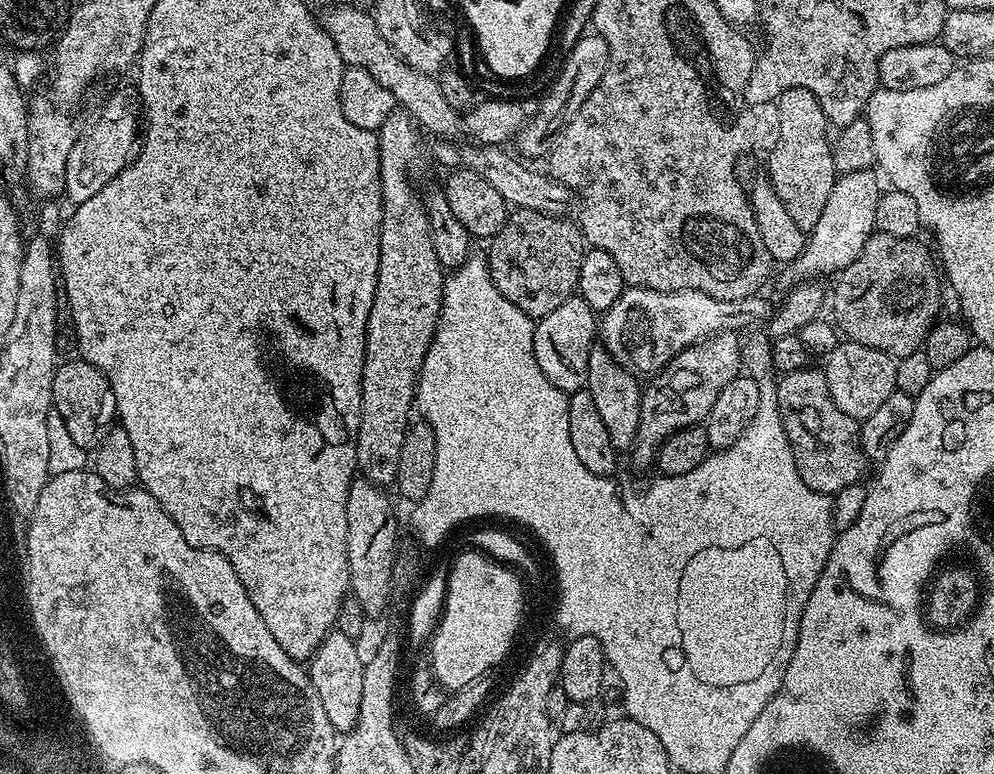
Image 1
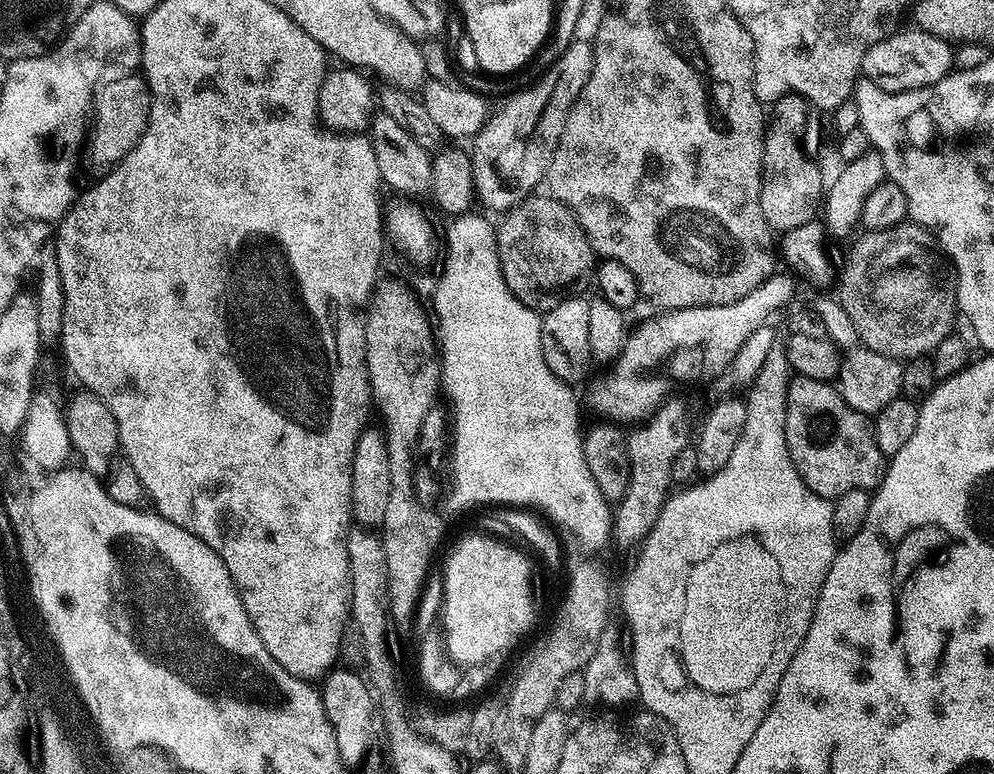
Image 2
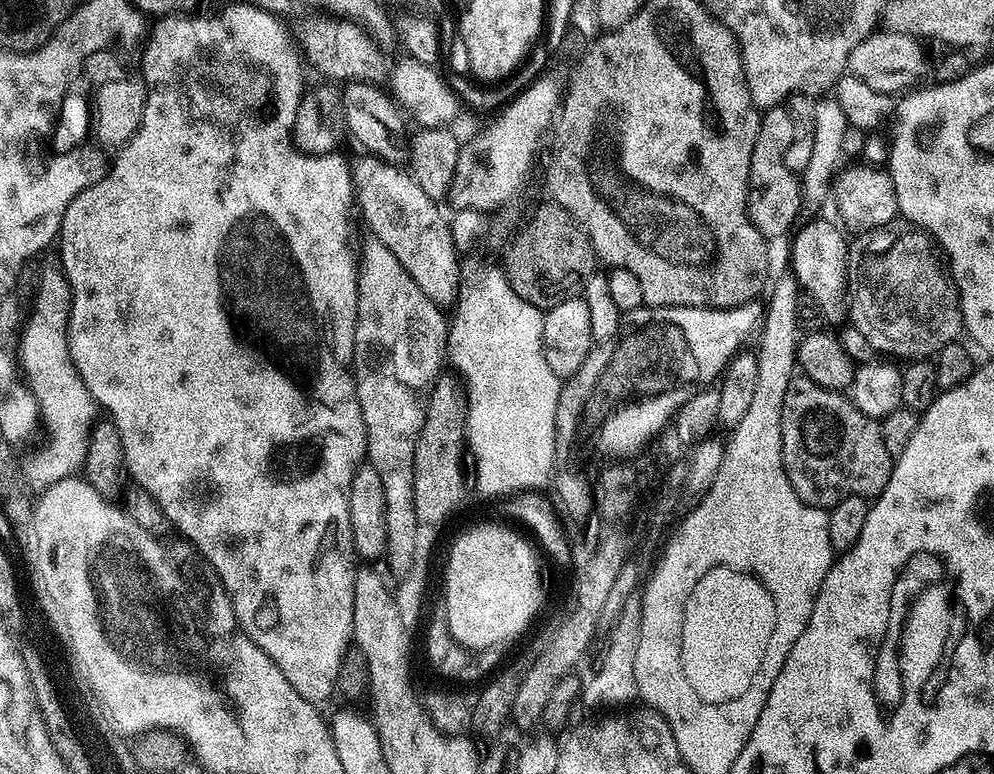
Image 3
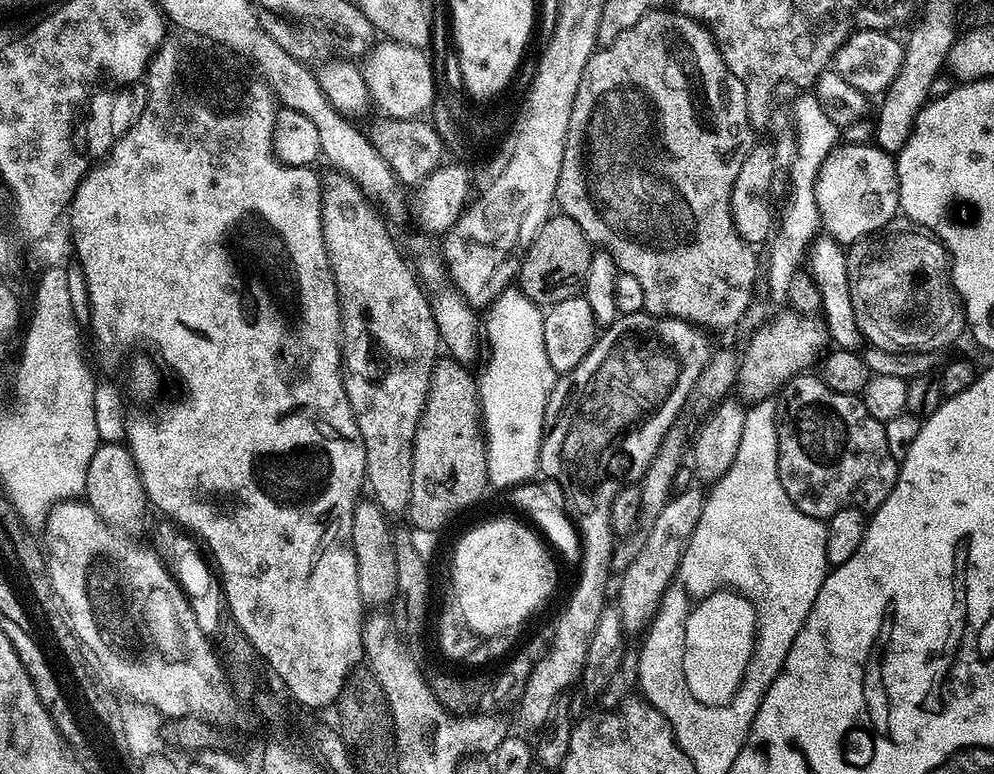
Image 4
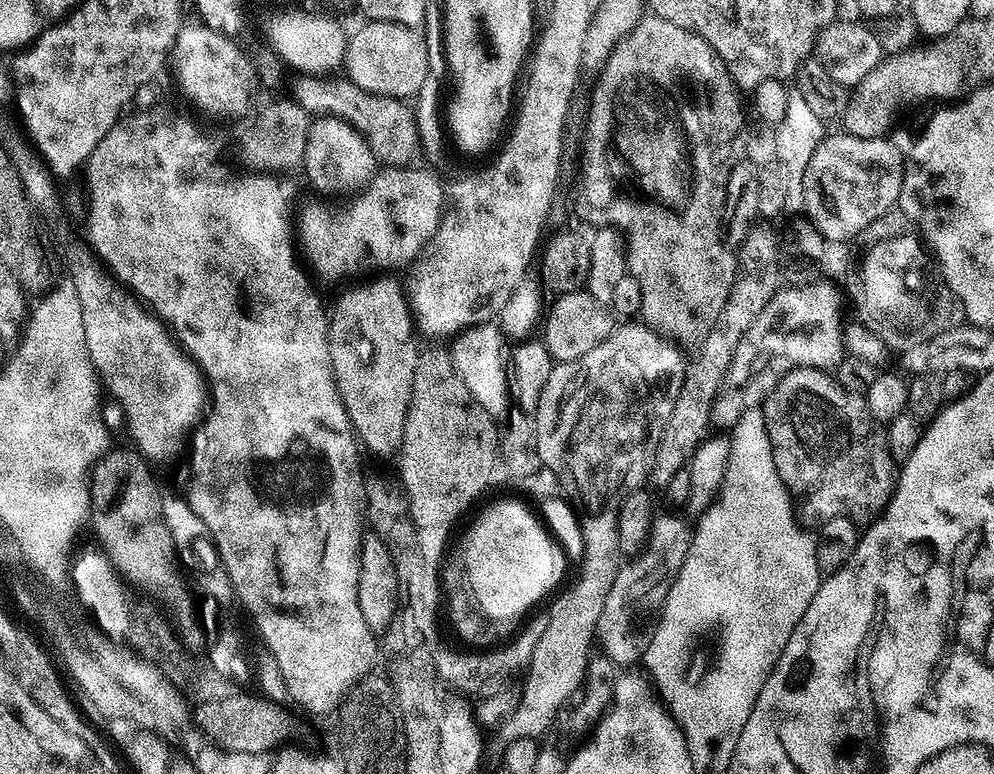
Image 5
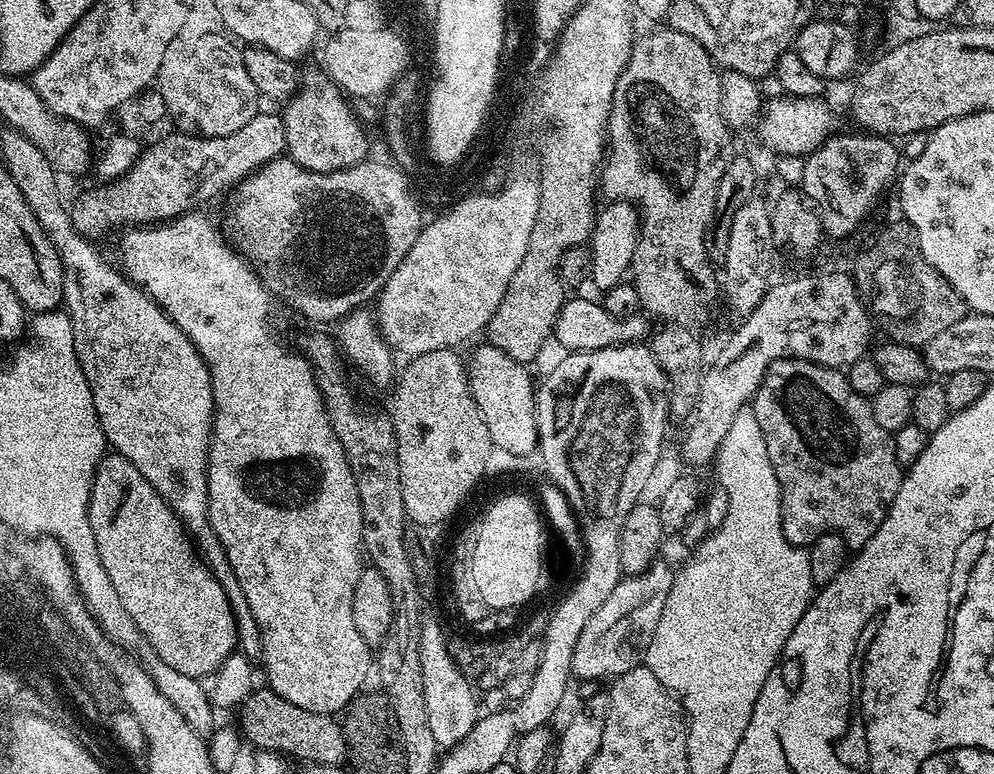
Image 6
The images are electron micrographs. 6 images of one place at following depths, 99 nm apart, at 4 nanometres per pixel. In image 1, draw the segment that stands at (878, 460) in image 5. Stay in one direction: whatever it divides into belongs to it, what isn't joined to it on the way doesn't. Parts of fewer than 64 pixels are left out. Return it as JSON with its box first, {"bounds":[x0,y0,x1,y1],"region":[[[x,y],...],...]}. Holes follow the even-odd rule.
{"bounds":[776,366,866,494],"region":[[[809,366],[785,372],[779,377],[776,389],[782,426],[792,444],[794,462],[798,466],[798,474],[802,474],[802,482],[806,482],[810,490],[825,494],[834,494],[838,490],[846,490],[846,486],[861,483],[865,479],[866,457],[860,445],[860,425],[850,418],[850,414],[842,414],[842,410],[838,410],[834,398],[830,398],[823,371]]]}

